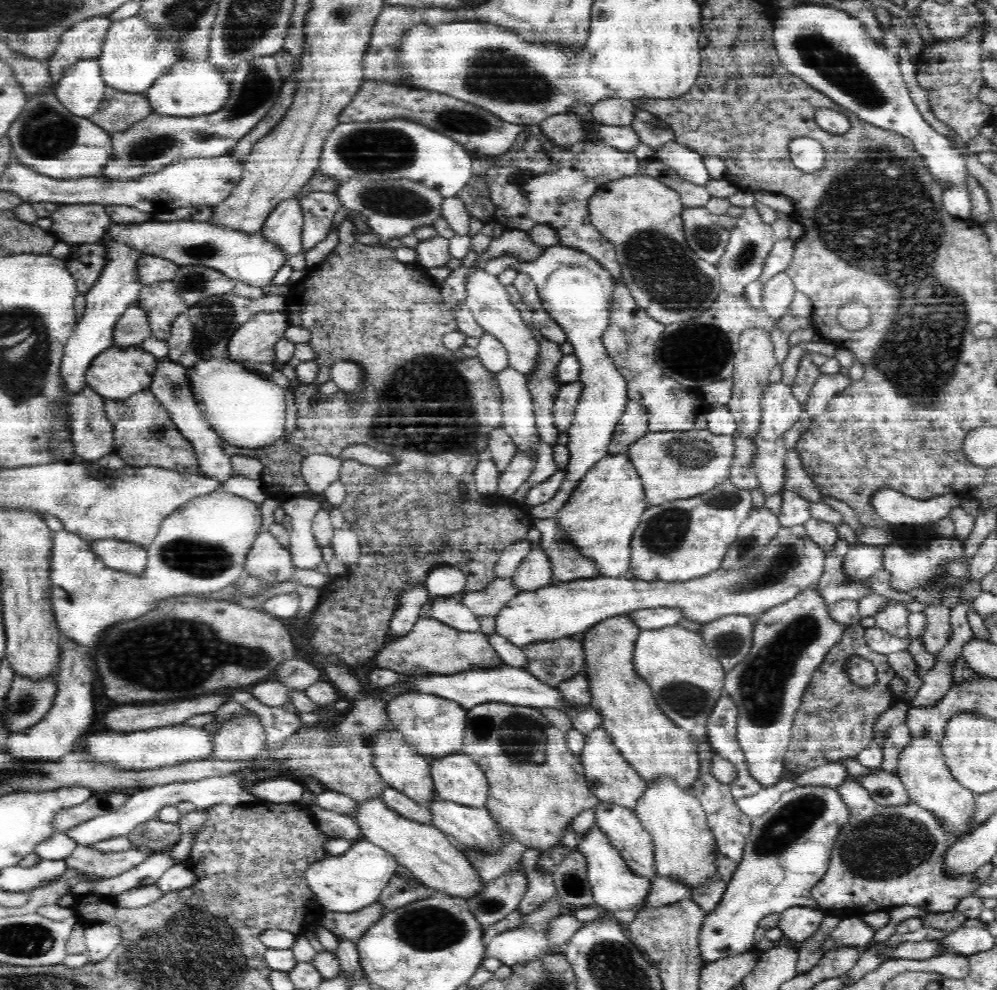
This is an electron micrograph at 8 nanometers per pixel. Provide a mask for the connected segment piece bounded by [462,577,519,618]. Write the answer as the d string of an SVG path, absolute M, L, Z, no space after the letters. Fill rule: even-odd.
M496 577L481 591L468 592L463 596L464 606L470 608L477 616L496 616L514 596L518 594L518 587L514 585L512 577Z

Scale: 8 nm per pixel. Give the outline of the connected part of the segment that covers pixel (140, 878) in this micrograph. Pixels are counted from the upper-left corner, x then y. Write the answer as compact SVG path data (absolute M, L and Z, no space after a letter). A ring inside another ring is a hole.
M170 846L152 852L144 862L118 876L98 879L97 881L80 881L70 888L70 892L75 896L92 893L112 898L117 894L126 892L126 890L138 888L138 886L157 884L160 876L175 864L169 853L172 849L173 846Z

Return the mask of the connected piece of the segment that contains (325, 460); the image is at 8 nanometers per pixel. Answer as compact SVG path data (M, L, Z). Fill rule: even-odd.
M314 453L304 458L301 476L304 476L307 493L321 499L322 493L333 481L339 481L341 457Z

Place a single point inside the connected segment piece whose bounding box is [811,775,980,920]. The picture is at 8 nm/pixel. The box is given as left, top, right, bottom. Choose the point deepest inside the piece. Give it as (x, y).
(886, 856)

